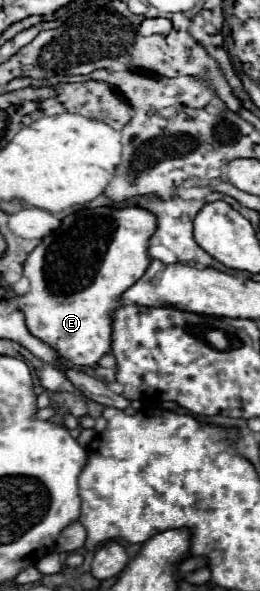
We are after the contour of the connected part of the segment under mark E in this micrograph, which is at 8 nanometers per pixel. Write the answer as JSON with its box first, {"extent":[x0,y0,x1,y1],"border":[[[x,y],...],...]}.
{"extent":[17,206,155,368],"border":[[[103,206],[103,208],[95,208],[95,210],[81,210],[77,214],[71,214],[67,218],[63,218],[61,226],[57,228],[57,232],[53,232],[51,236],[47,236],[25,260],[23,264],[23,276],[29,280],[29,292],[25,292],[23,296],[17,296],[17,306],[19,310],[25,314],[25,324],[27,330],[39,338],[41,342],[45,342],[47,346],[51,346],[61,358],[67,358],[71,366],[87,366],[87,368],[97,368],[97,362],[105,356],[111,354],[111,344],[113,344],[113,312],[121,306],[121,296],[125,294],[127,288],[131,288],[147,270],[147,266],[151,264],[149,256],[147,256],[147,246],[149,246],[149,238],[155,232],[155,216],[143,208],[111,208],[111,206]]]}

